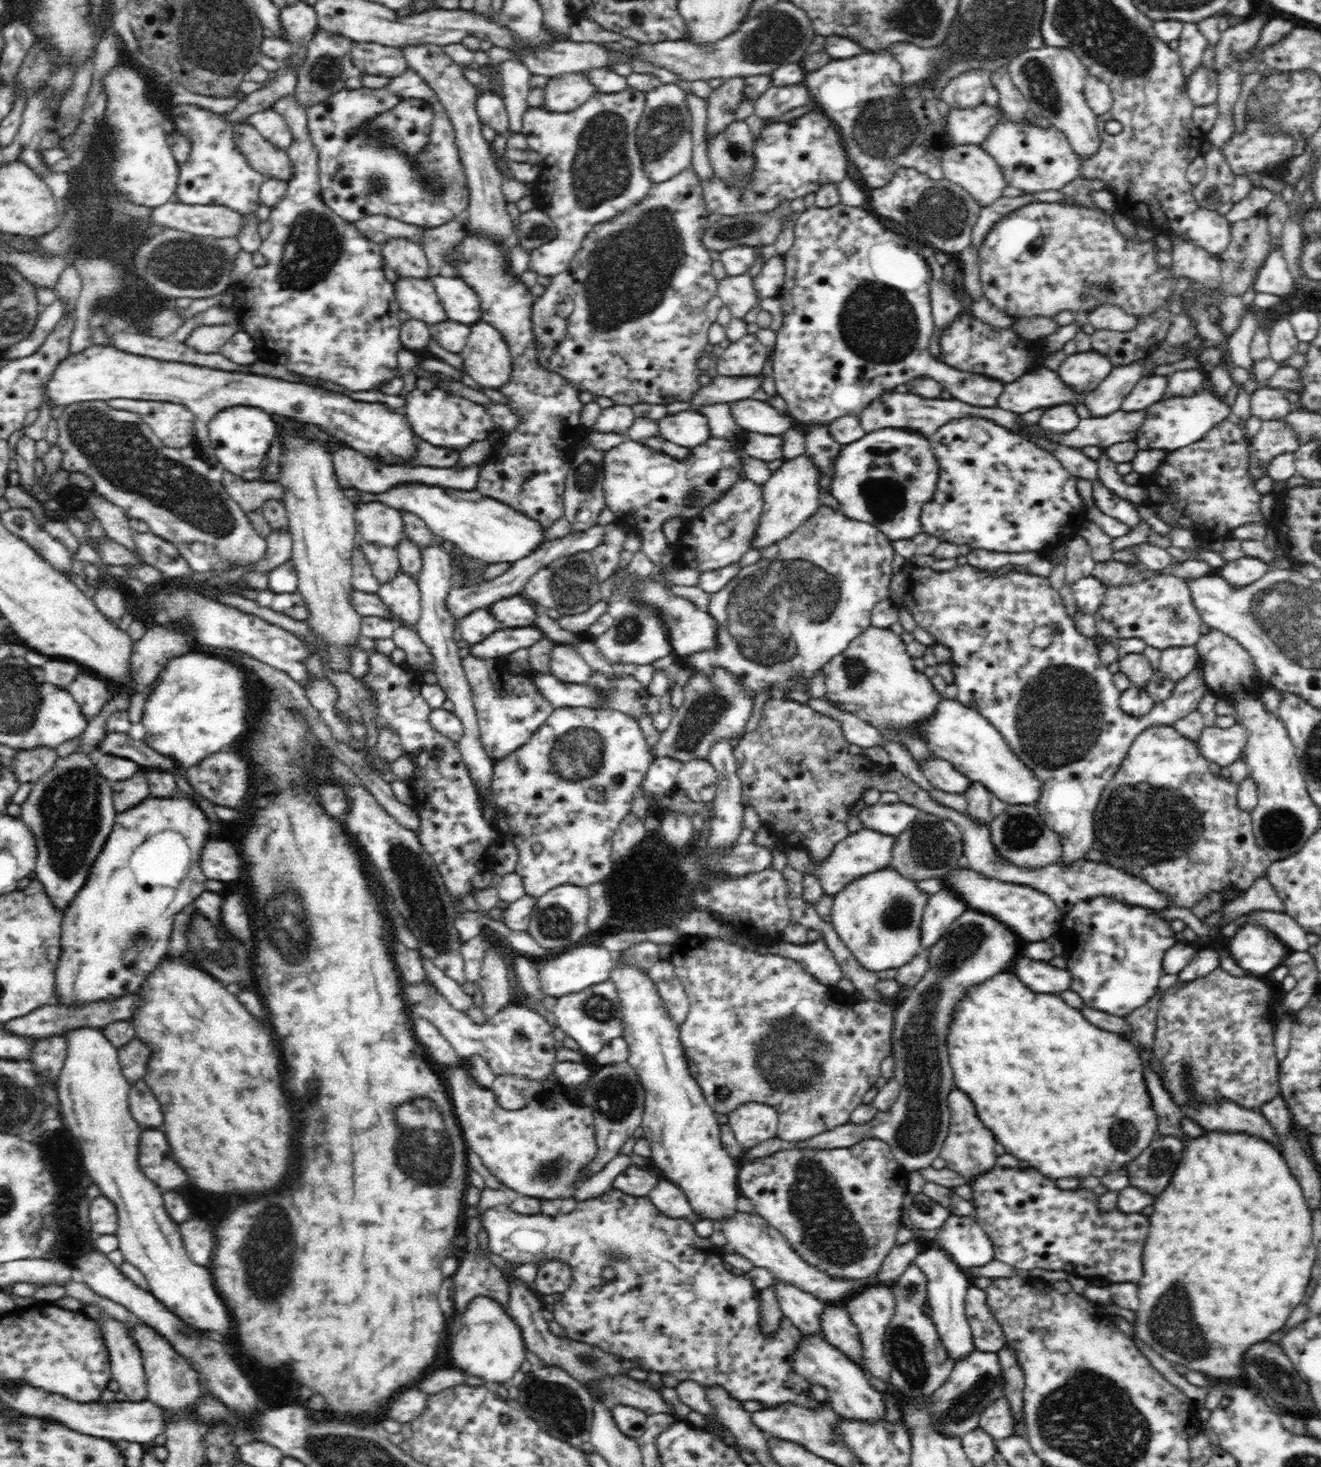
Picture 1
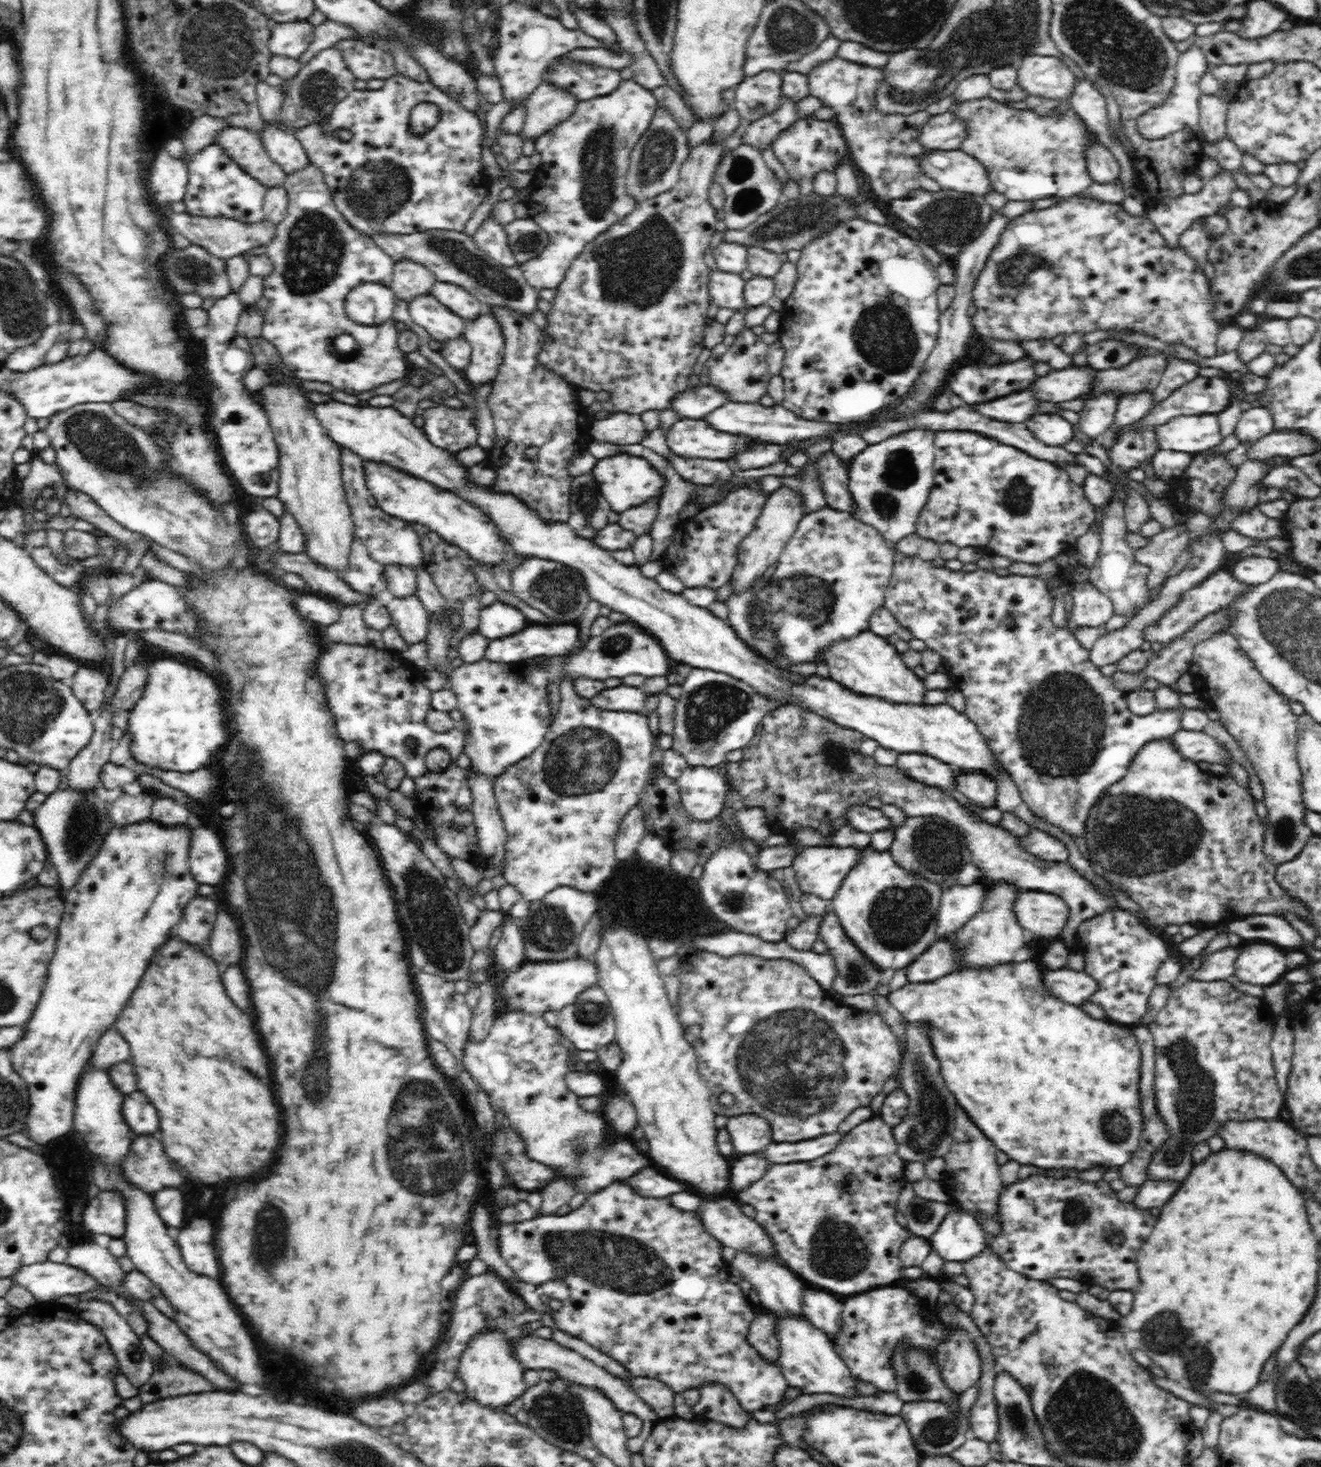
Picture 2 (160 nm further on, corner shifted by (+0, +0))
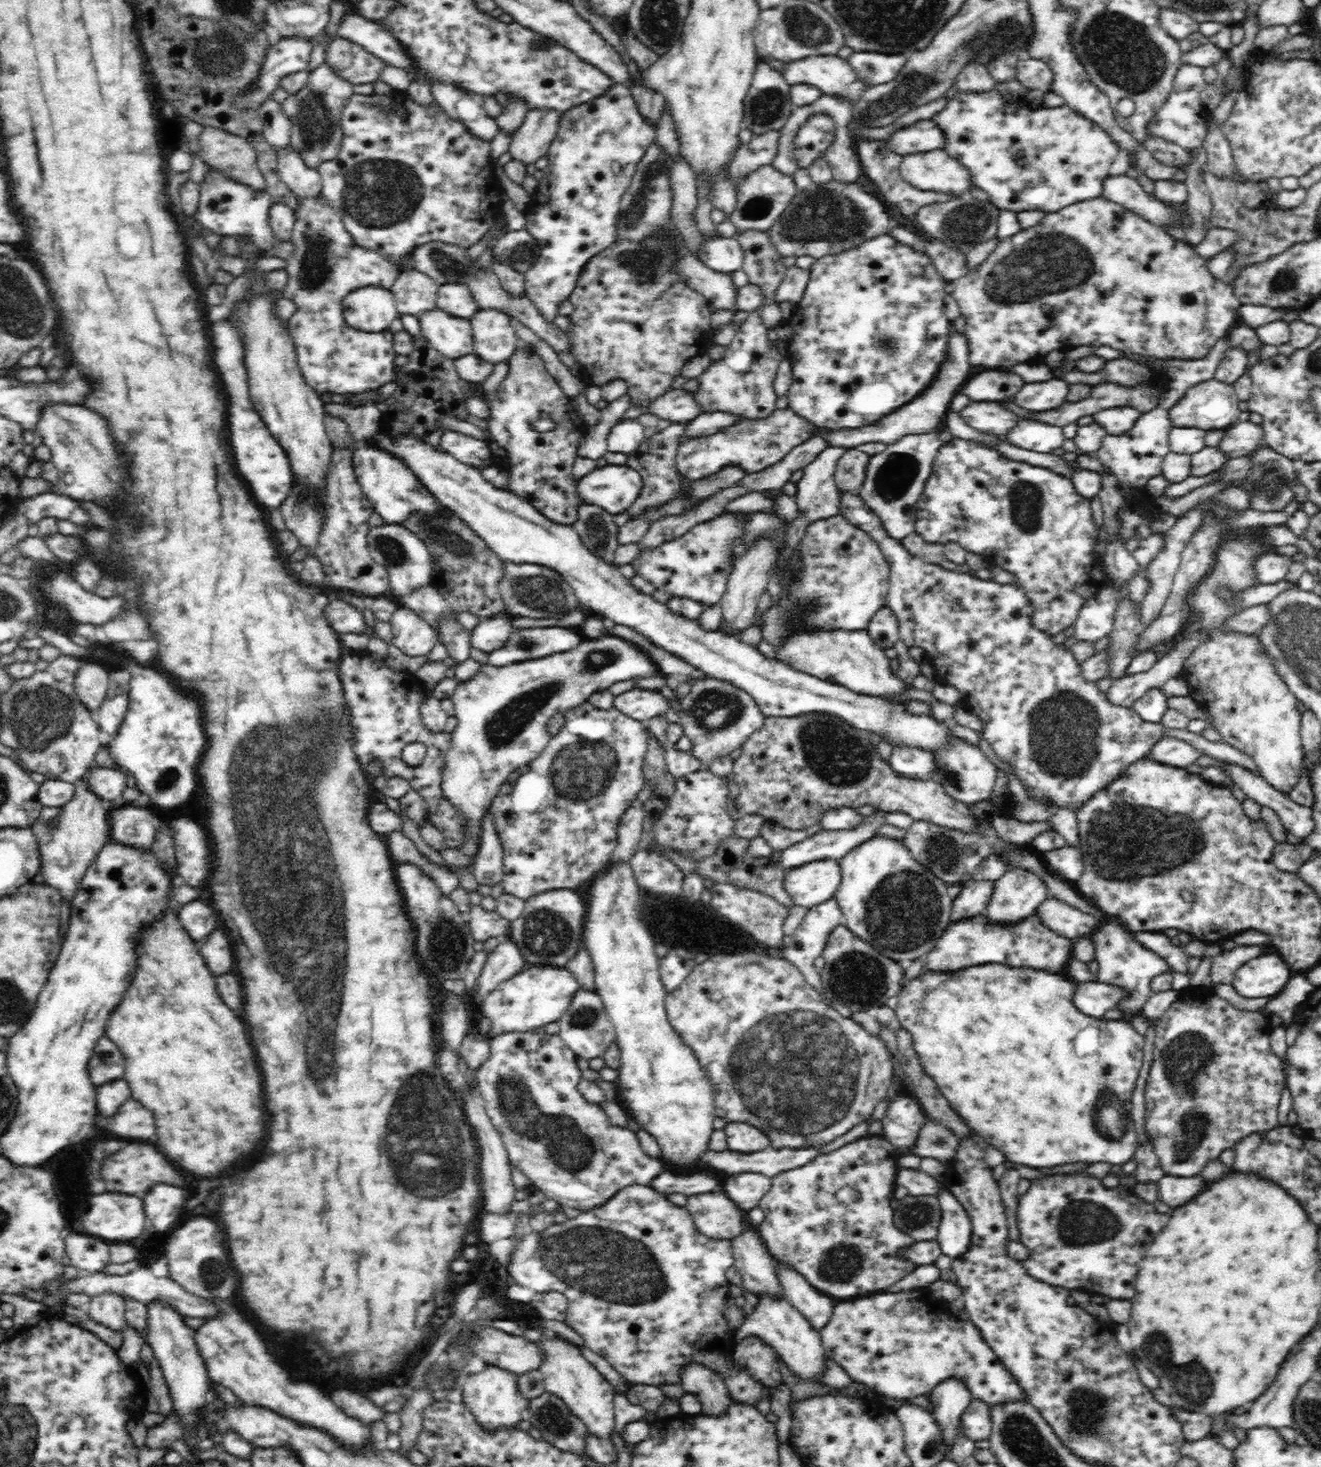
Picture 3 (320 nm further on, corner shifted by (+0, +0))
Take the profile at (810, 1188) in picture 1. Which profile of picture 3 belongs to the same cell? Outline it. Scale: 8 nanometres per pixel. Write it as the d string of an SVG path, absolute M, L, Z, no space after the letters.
M867 1135L832 1153L818 1155L804 1166L773 1176L772 1186L759 1202L764 1220L755 1228L774 1260L795 1269L812 1287L835 1301L888 1291L896 1282L914 1274L919 1266L900 1257L900 1252L916 1241L896 1228L890 1206L899 1172L898 1156L886 1137Z

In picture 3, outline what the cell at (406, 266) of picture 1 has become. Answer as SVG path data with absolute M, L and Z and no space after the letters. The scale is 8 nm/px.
M412 269L400 272L390 292L400 317L412 315L419 319L425 311L437 307L437 290L438 286L432 278Z

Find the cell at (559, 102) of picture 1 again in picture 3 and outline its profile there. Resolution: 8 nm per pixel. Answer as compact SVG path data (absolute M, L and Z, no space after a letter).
M529 110L520 128L511 136L507 153L526 167L547 156L549 146L559 132L560 120L561 111Z

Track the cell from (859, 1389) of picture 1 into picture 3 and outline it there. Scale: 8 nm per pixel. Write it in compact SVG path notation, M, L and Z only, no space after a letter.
M758 1294L758 1299L754 1312L735 1332L736 1344L749 1335L756 1335L770 1345L786 1362L792 1373L797 1374L801 1379L814 1381L819 1375L822 1375L827 1355L823 1349L823 1343L820 1342L819 1331L783 1297L774 1297L774 1294Z

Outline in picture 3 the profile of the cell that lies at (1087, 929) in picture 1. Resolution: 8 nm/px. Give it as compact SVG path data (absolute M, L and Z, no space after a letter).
M1107 917L1107 921L1098 923L1097 929L1089 937L1096 948L1095 959L1099 964L1097 980L1125 989L1126 996L1117 1004L1117 1008L1126 1013L1140 1013L1145 1002L1153 995L1152 979L1156 978L1156 975L1168 972L1169 964L1158 954L1140 944L1134 933L1118 919Z

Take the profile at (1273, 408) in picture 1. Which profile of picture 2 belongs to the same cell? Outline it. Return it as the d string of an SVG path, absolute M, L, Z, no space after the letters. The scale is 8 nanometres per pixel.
M1262 406L1252 408L1239 417L1234 436L1238 439L1238 444L1252 444L1274 431L1273 425L1273 417L1269 410L1262 408Z

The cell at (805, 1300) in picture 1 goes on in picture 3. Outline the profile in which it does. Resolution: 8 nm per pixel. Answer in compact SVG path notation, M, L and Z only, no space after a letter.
M745 1223L742 1233L730 1242L735 1261L734 1267L742 1275L745 1290L757 1296L774 1294L774 1297L782 1297L775 1260L755 1226Z

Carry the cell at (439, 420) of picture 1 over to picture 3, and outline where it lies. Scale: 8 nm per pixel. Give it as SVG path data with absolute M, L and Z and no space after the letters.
M446 432L441 435L439 447L450 453L460 462L468 463L480 472L492 465L498 465L492 451L484 441L477 440L460 432Z

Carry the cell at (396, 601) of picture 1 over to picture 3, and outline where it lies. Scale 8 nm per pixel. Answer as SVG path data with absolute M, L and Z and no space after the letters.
M404 606L397 607L389 623L392 627L389 644L410 657L428 656L439 641L436 629L428 625L415 611Z

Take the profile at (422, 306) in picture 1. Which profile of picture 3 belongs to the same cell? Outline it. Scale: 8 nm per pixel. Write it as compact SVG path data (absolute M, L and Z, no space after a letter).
M437 307L419 318L421 334L438 353L455 361L473 354L473 334L468 319L454 318Z

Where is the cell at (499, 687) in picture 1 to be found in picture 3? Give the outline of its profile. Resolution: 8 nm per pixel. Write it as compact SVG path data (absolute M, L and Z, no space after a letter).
M608 634L600 635L597 639L582 640L578 648L568 652L551 654L545 657L539 656L534 660L527 660L513 665L497 667L490 664L480 667L471 679L458 683L454 695L451 697L455 706L455 717L457 726L451 732L451 746L447 753L447 759L443 769L443 781L441 790L443 796L451 802L452 806L463 815L466 820L465 840L457 849L460 855L468 859L468 864L459 866L452 870L444 865L438 865L427 859L414 845L414 842L404 836L403 832L392 832L384 835L387 841L389 853L396 862L410 862L418 866L432 881L438 885L438 889L445 896L460 886L460 875L462 871L472 872L475 856L481 845L482 822L490 813L491 804L499 794L500 788L509 780L509 777L522 766L528 766L547 747L551 736L546 731L548 720L555 714L564 716L573 707L580 706L589 700L590 695L600 691L606 691L615 682L630 680L636 676L659 676L658 668L650 661L650 657L640 651L638 647L626 642L616 636Z

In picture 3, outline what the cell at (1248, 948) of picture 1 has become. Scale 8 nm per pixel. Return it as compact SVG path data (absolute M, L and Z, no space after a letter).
M1264 952L1238 968L1231 985L1244 998L1270 1000L1283 989L1295 972L1280 954Z

